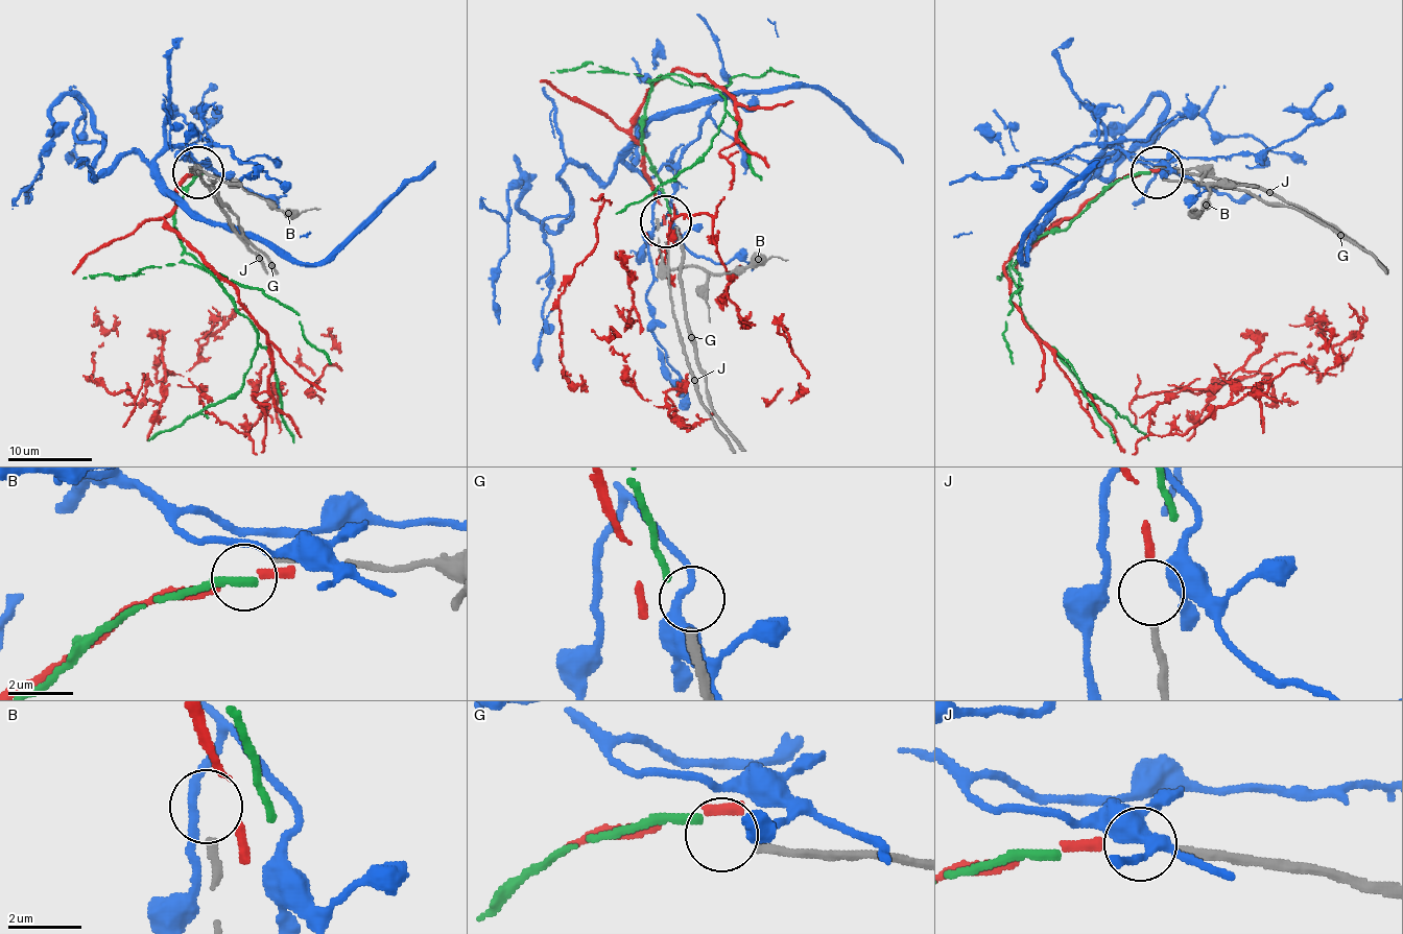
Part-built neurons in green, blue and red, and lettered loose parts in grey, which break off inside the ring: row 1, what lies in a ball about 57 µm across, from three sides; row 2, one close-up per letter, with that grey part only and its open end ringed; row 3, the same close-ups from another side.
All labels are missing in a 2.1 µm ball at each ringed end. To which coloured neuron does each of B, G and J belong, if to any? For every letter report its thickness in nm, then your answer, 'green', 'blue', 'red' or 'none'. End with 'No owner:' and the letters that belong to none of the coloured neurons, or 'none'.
B: 220 nm | none
G: 240 nm | none
J: 240 nm | red
No owner: B, G

